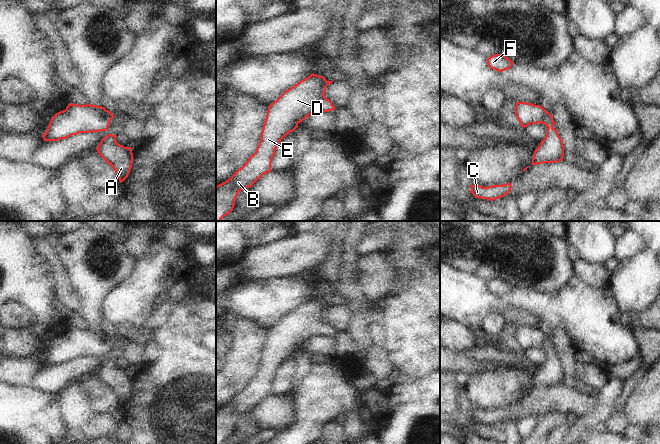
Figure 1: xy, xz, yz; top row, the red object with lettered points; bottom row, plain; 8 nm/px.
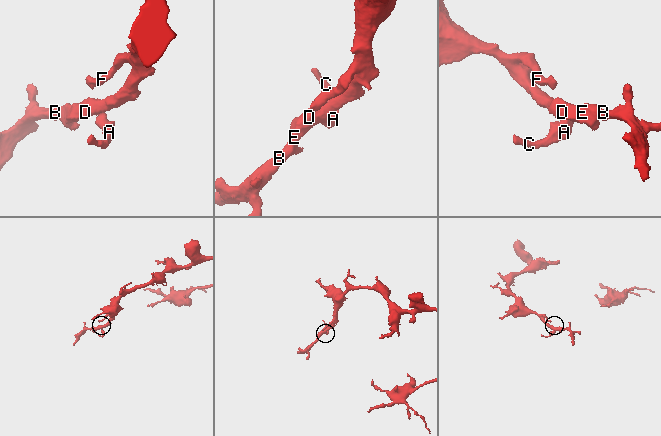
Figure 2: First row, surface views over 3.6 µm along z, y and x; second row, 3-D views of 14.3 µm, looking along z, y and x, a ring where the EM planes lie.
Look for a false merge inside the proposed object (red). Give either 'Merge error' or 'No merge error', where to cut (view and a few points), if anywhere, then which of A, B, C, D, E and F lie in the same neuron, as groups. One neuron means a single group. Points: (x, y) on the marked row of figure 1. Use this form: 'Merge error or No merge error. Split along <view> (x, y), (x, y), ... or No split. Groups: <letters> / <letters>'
No merge error. No split. Groups: A B C D E F

